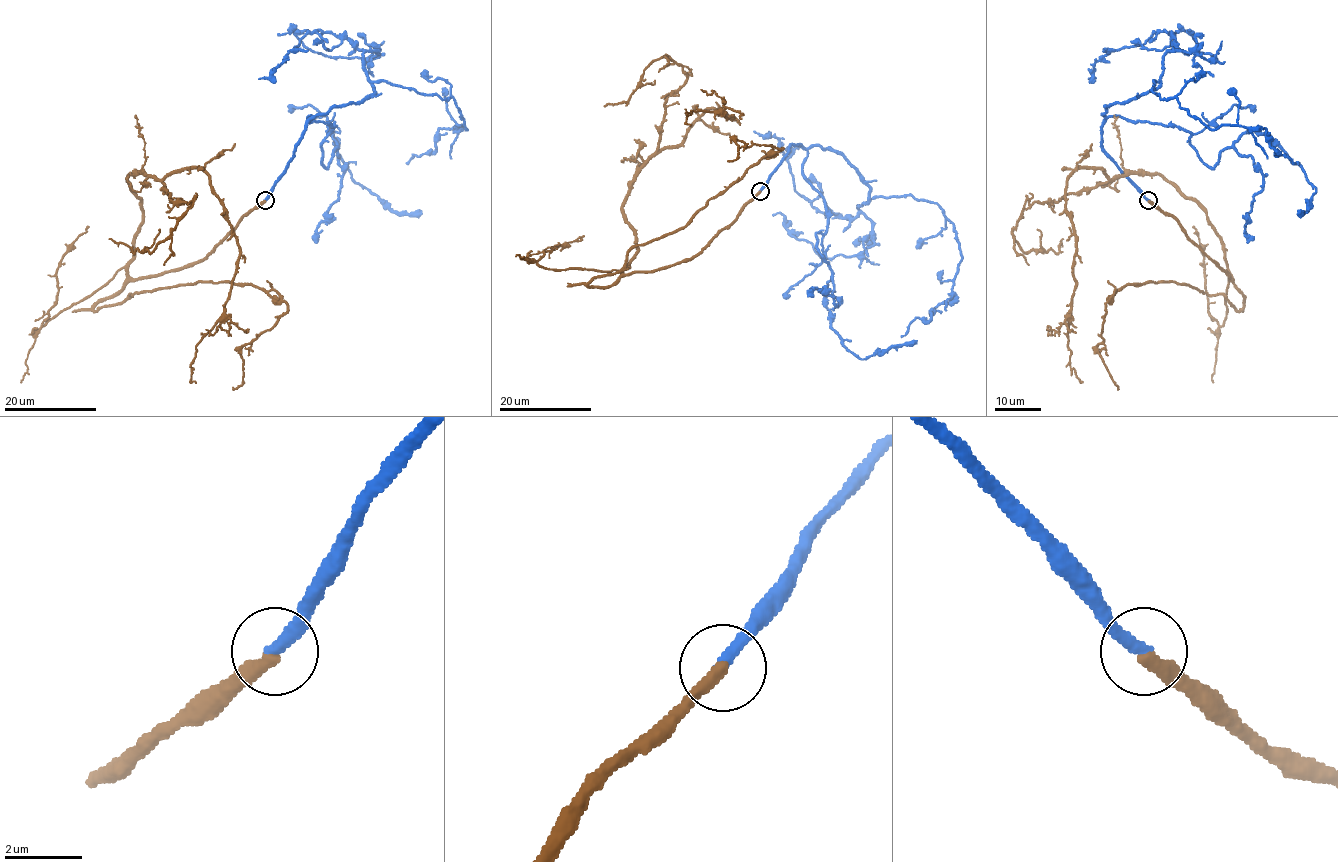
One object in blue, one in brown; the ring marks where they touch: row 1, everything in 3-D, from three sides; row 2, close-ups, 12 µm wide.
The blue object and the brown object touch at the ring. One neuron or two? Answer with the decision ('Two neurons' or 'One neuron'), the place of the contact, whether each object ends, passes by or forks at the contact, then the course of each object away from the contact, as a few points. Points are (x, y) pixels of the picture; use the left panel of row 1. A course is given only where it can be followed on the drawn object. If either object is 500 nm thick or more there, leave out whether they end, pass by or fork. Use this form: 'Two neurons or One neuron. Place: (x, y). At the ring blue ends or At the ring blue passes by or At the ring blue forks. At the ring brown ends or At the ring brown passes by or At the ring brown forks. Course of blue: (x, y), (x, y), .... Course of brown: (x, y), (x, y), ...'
One neuron. Place: (265, 200). At the ring blue ends. At the ring brown ends. Course of blue: (264, 200), (306, 124), (369, 98), (381, 81), (454, 99), (466, 129), (440, 129), (434, 152), (405, 163). Course of brown: (264, 200), (205, 258), (131, 278), (143, 213), (127, 178), (200, 168), (237, 241), (196, 382)

